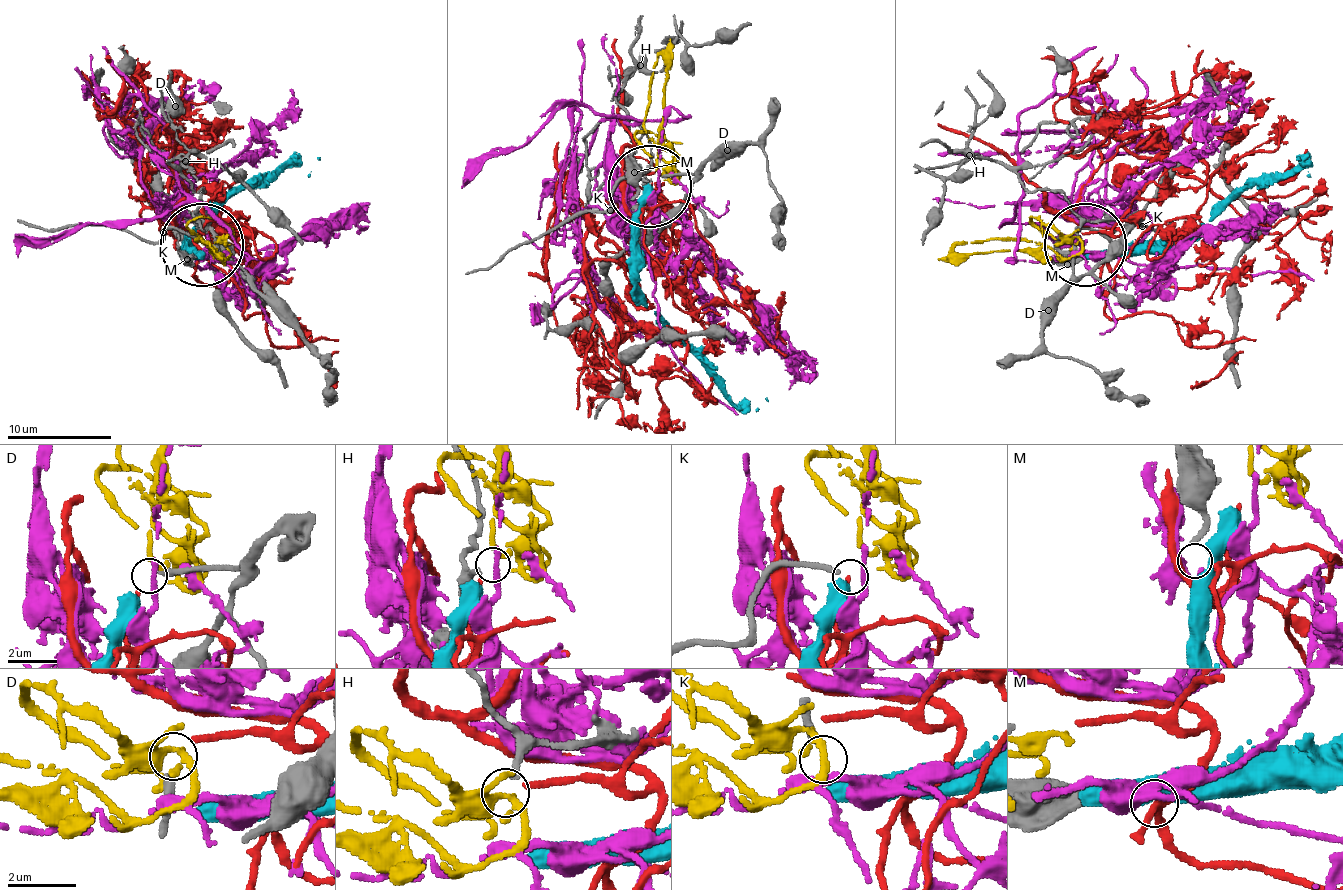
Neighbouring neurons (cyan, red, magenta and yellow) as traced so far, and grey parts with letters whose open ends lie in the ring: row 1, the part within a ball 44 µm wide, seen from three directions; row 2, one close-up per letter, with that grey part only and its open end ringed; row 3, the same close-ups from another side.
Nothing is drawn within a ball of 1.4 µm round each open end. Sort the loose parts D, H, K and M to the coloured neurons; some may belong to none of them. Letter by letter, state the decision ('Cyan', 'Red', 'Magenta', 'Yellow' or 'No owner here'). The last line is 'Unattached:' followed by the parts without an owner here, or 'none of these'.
D: No owner here
H: Yellow
K: No owner here
M: No owner here
Unattached: D, K, M

